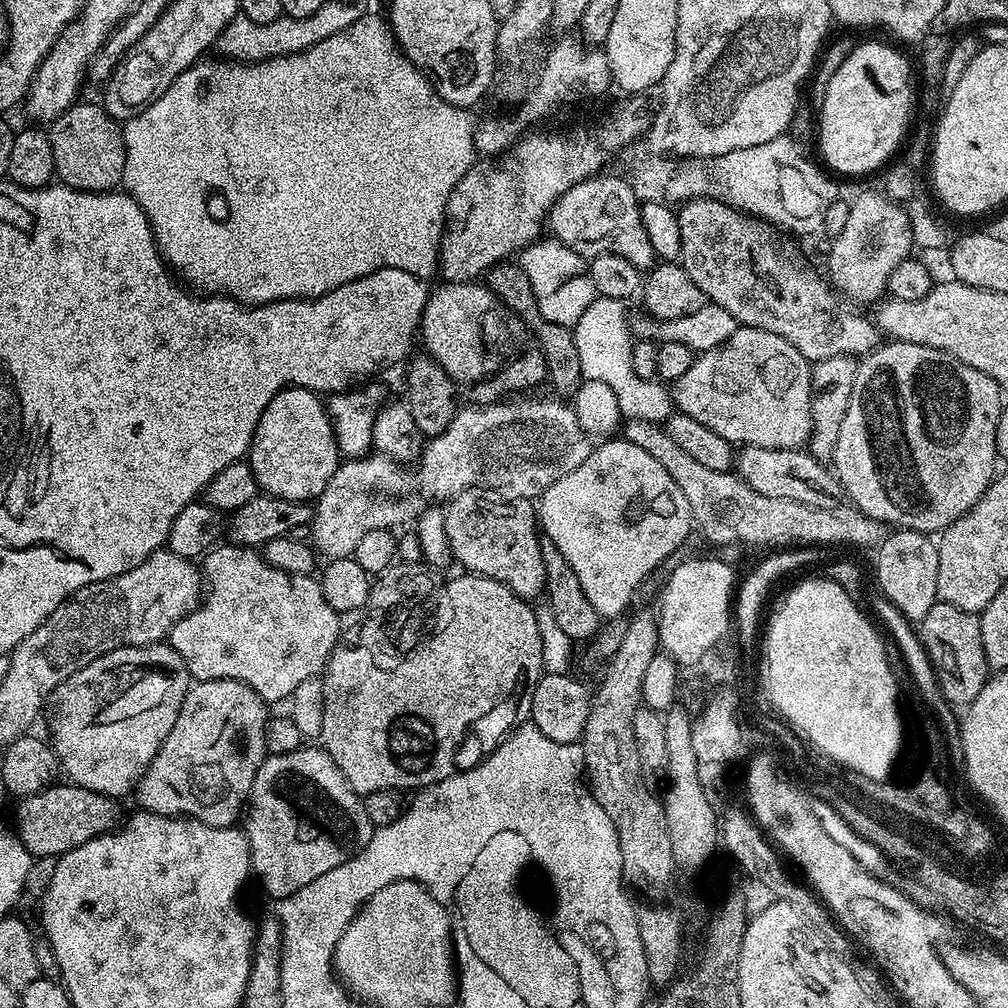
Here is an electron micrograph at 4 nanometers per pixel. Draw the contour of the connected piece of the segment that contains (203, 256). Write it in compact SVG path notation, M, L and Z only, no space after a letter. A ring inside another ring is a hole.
M362 14L345 32L330 34L330 38L322 38L322 42L305 52L259 62L208 59L201 58L178 74L161 96L123 125L126 146L123 187L146 214L165 264L185 285L204 294L231 296L241 304L251 306L275 300L315 300L346 282L383 268L414 274L420 280L437 275L448 199L478 156L473 113L440 99L427 75L404 57L400 43L392 33L392 25L383 15ZM217 188L224 188L224 197L229 203L229 216L224 221L215 221L208 213L209 195Z

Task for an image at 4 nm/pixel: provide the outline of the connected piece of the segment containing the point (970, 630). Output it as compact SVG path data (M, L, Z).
M938 602L930 606L926 618L918 621L918 633L920 642L929 656L929 662L932 663L941 692L949 703L953 706L967 706L974 702L990 675L986 650L982 650L979 615L958 610L958 606Z

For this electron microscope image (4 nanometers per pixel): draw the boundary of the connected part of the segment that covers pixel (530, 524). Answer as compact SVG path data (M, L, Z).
M467 488L447 501L443 514L446 536L452 546L455 563L457 565L460 563L464 567L461 569L478 576L494 578L529 602L535 601L535 596L538 594L540 596L545 591L546 568L543 565L545 549L540 546L542 536L538 531L538 512L531 499L510 496L507 491L498 488Z

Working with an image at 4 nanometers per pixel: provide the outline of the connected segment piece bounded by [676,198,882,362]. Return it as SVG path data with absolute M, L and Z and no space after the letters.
M705 198L702 200L690 200L683 205L684 209L676 212L678 218L678 226L682 230L682 250L680 251L679 263L686 270L686 274L690 274L690 278L694 278L694 286L698 286L698 290L702 290L705 301L722 306L722 310L726 310L726 314L730 314L735 318L737 325L746 328L757 328L758 330L770 330L770 334L778 334L778 338L786 338L786 342L790 342L790 346L797 348L810 362L817 360L825 360L826 358L834 358L835 356L854 356L863 358L870 352L875 352L882 340L882 333L871 319L868 320L864 316L836 316L836 300L833 289L830 287L829 281L823 275L820 276L812 268L804 265L802 257L796 253L796 248L788 240L783 240L781 233L777 231L767 220L759 219L755 216L749 216L740 211L738 208L725 204L723 200L714 200Z

